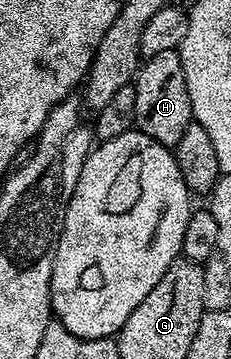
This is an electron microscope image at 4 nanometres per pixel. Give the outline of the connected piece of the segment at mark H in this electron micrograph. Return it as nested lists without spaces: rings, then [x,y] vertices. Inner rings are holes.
[[[160,51],[160,55],[145,58],[132,84],[136,91],[134,123],[138,132],[167,147],[178,145],[184,131],[188,131],[194,121],[192,103],[188,99],[188,83],[184,79],[184,67],[178,52]]]

